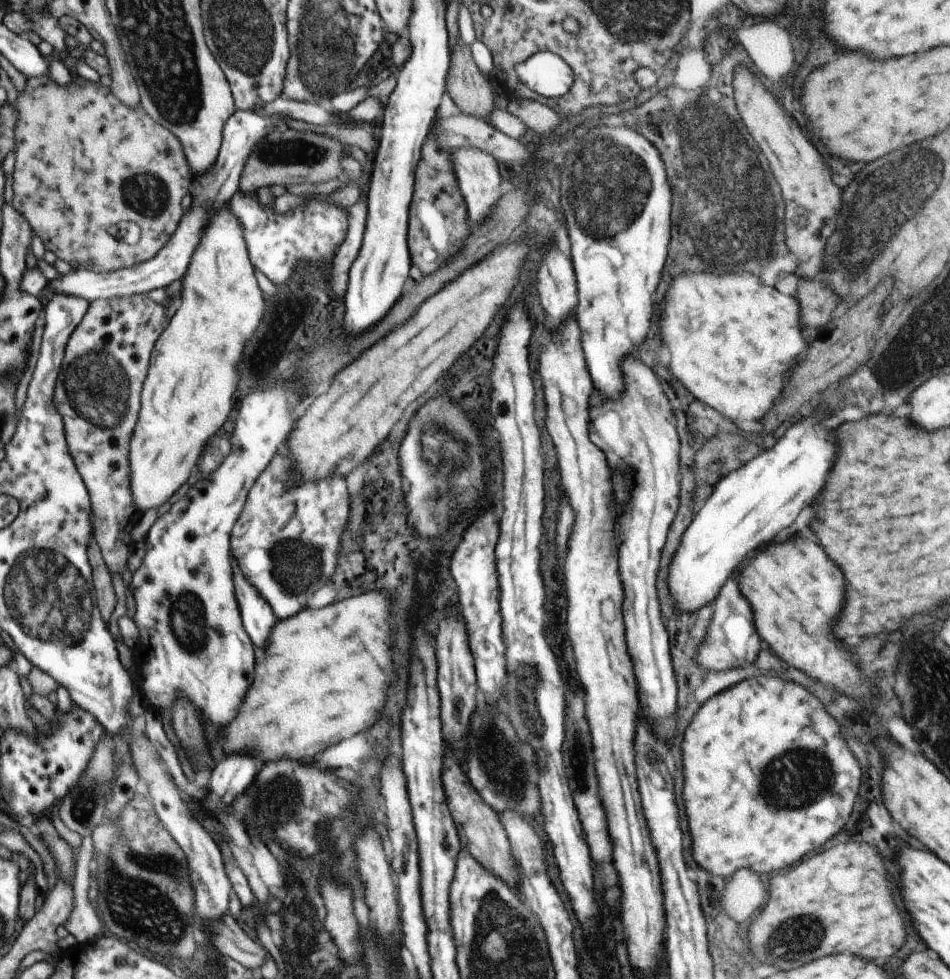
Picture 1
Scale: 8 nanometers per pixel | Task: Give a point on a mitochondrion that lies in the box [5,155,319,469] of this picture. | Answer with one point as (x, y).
(98, 391)

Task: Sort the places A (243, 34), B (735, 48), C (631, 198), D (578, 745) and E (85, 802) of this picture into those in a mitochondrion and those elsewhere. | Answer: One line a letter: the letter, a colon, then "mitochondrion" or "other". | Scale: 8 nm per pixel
A: mitochondrion
B: other
C: mitochondrion
D: mitochondrion
E: mitochondrion

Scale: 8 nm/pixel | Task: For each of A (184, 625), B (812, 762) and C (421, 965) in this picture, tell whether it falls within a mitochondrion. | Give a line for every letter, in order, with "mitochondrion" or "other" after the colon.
A: mitochondrion
B: mitochondrion
C: other

